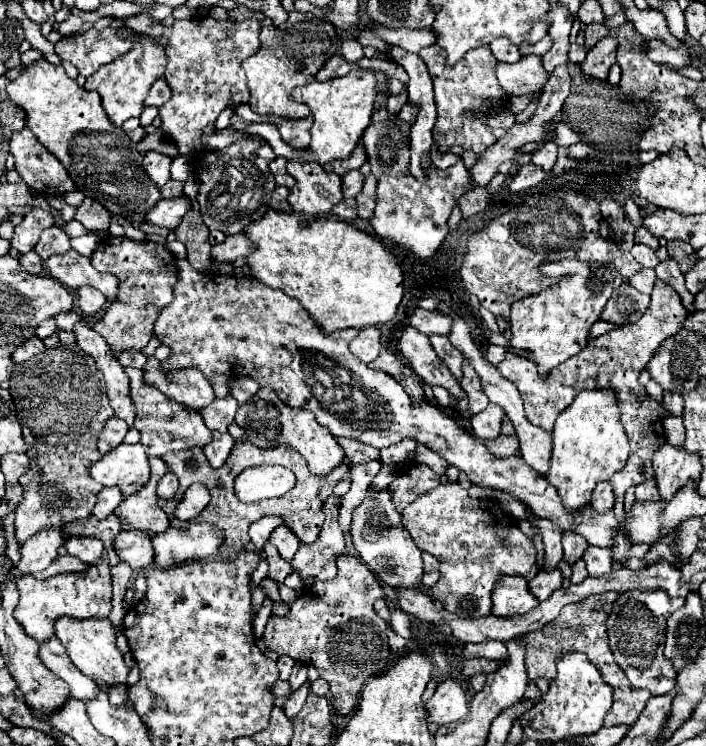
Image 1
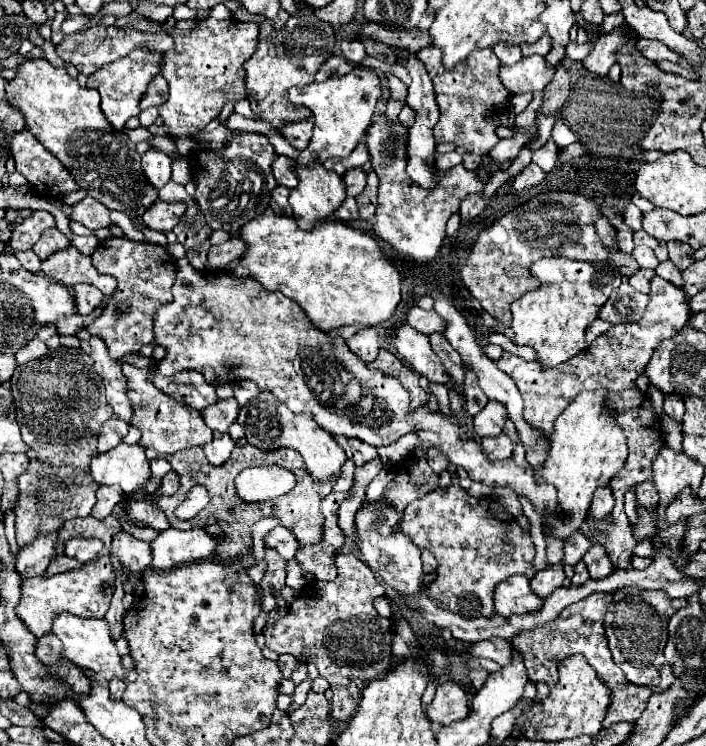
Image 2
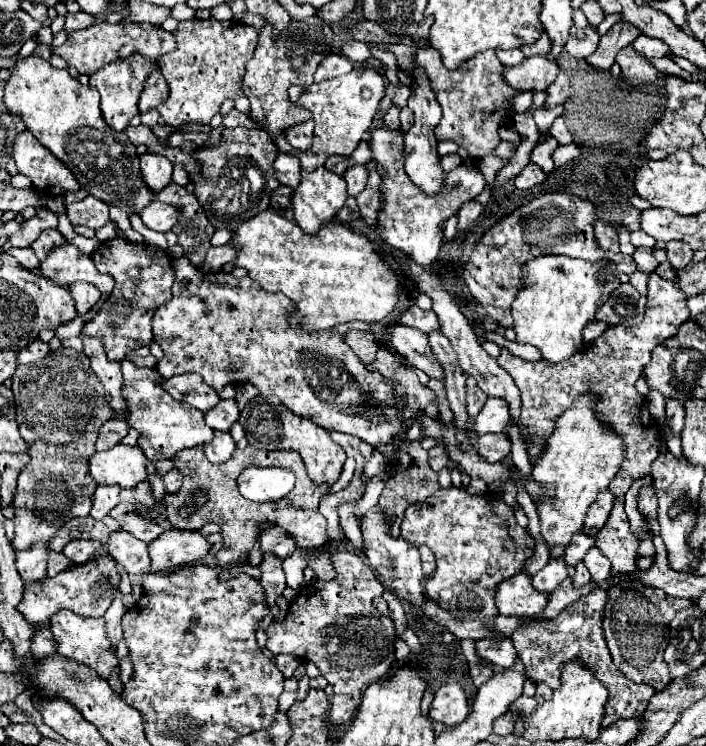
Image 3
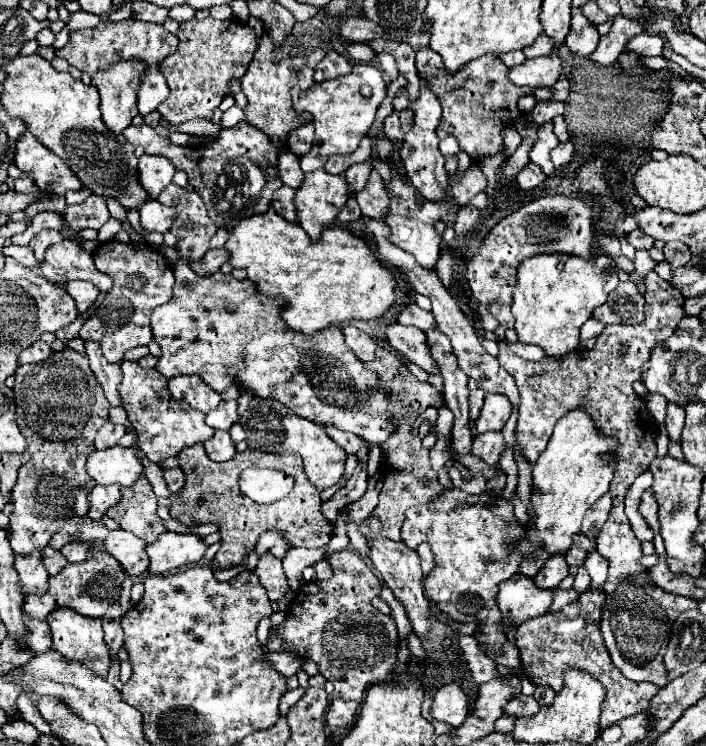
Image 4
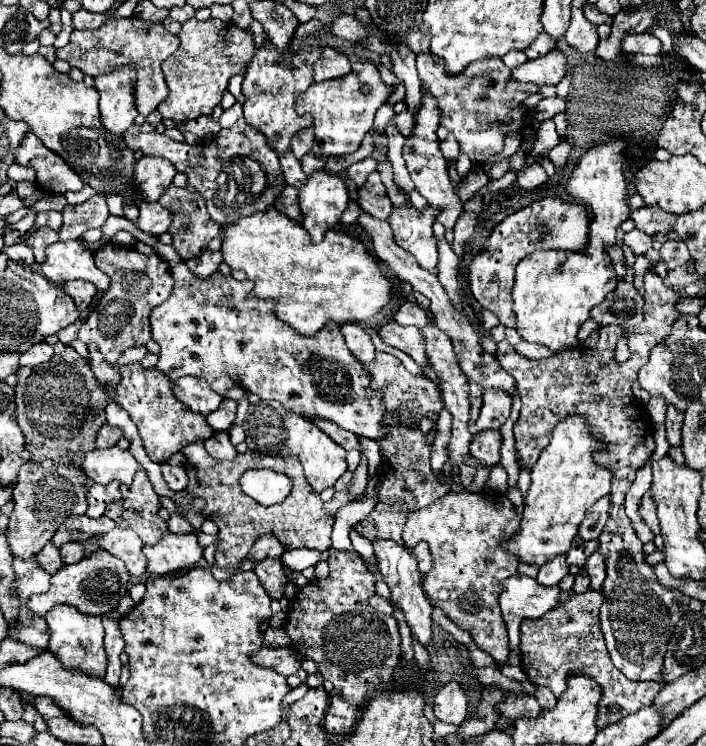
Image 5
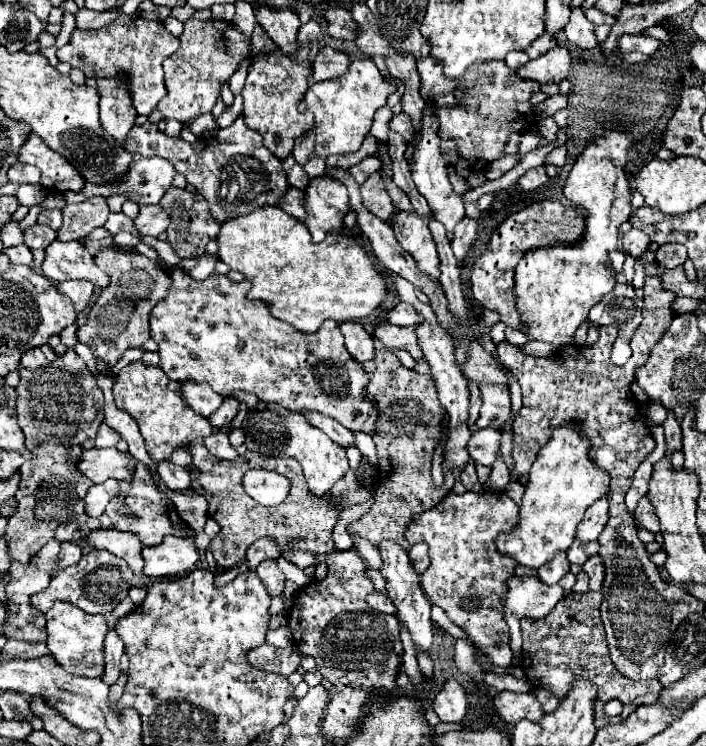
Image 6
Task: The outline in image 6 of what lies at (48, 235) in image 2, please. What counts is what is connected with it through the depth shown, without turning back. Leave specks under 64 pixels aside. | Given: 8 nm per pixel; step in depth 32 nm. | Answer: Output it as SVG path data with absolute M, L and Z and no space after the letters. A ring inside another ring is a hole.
M32 224L32 226L24 228L24 244L34 254L34 266L36 268L42 264L44 250L52 240L56 240L56 232L44 224Z

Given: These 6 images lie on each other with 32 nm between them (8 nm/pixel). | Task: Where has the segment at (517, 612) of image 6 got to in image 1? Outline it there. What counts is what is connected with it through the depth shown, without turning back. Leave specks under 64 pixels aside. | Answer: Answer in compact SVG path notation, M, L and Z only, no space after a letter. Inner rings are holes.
M504 576L492 590L492 614L514 616L534 610L540 600L528 590L524 576Z

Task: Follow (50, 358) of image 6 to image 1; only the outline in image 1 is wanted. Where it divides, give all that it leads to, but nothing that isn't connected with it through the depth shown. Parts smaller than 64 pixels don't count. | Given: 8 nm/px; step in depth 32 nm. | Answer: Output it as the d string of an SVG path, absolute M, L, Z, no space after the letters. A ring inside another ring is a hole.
M34 336L32 340L28 340L28 342L24 342L20 348L16 348L16 352L12 354L12 358L14 358L16 364L22 364L22 362L30 360L32 356L42 354L44 350L46 350L46 346L42 344L42 340L40 340L38 336Z

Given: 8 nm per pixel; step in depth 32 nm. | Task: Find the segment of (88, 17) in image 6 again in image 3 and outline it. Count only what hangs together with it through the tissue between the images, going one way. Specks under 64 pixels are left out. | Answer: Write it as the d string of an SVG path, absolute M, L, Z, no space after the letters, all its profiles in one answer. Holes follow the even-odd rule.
M76 12L76 14L68 14L66 16L66 26L64 30L66 32L72 32L72 30L84 30L88 26L94 26L96 24L96 18L86 14L86 12Z

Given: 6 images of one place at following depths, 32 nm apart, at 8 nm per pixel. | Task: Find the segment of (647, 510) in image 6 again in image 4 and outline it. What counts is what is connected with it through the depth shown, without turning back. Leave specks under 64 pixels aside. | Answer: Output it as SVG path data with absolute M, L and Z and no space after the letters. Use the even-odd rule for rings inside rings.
M646 490L642 494L642 502L640 502L640 514L644 516L644 520L648 522L648 526L654 530L654 534L660 534L660 526L658 526L658 516L656 516L656 510L658 510L658 504L652 496L650 490Z

